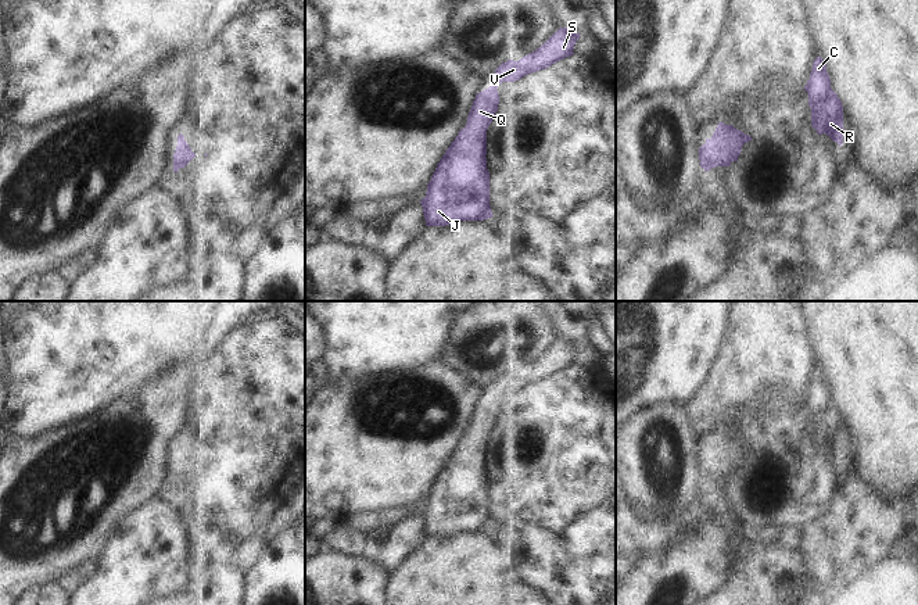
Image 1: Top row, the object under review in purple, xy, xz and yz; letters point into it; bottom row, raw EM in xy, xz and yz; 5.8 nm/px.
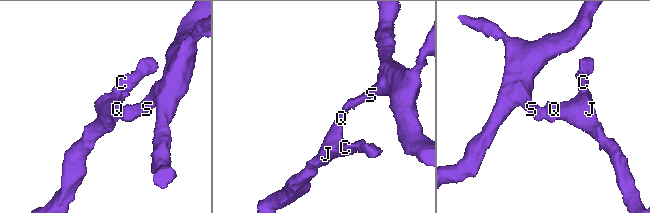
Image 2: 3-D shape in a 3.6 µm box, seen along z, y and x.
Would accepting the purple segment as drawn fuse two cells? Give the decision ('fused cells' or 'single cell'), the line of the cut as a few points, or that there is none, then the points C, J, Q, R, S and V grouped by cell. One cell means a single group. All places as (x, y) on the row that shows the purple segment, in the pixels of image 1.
single cell | no cut | C J Q R S V

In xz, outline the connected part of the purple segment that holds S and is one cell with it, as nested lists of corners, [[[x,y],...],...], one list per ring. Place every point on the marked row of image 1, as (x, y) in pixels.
[[[559,28],[541,47],[519,61],[508,60],[495,69],[490,87],[477,93],[466,126],[451,143],[422,198],[426,226],[447,226],[462,221],[492,218],[490,172],[487,169],[487,129],[498,111],[498,86],[545,69],[573,56],[580,33]]]

